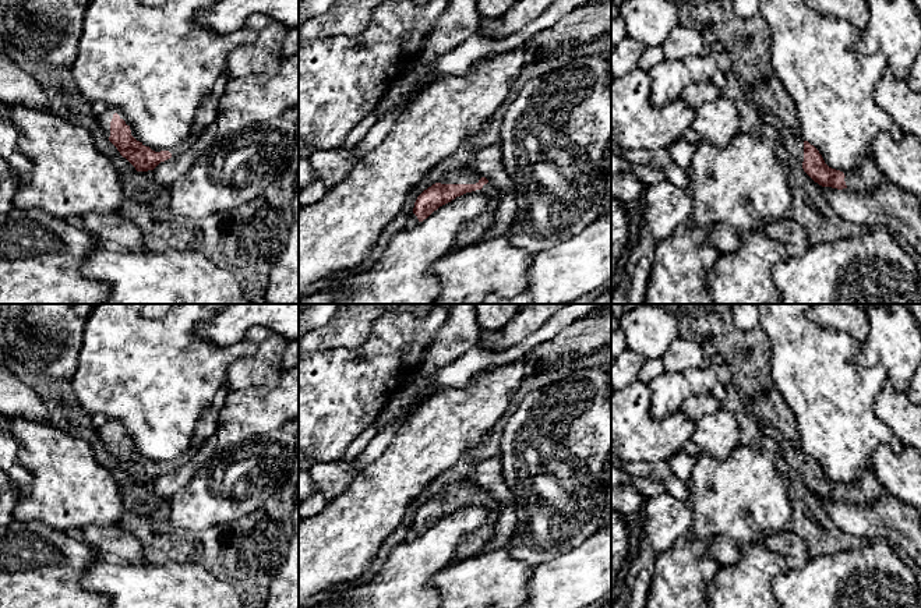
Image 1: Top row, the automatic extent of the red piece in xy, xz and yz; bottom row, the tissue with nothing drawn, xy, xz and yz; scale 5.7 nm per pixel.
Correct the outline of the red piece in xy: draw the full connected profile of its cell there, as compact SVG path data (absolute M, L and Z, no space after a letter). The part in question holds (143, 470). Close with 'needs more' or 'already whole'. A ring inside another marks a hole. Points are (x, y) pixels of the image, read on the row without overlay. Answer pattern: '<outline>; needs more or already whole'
M106 420L99 431L105 449L117 460L137 484L154 482L160 474L172 470L169 463L145 459L135 448L123 424Z; needs more

